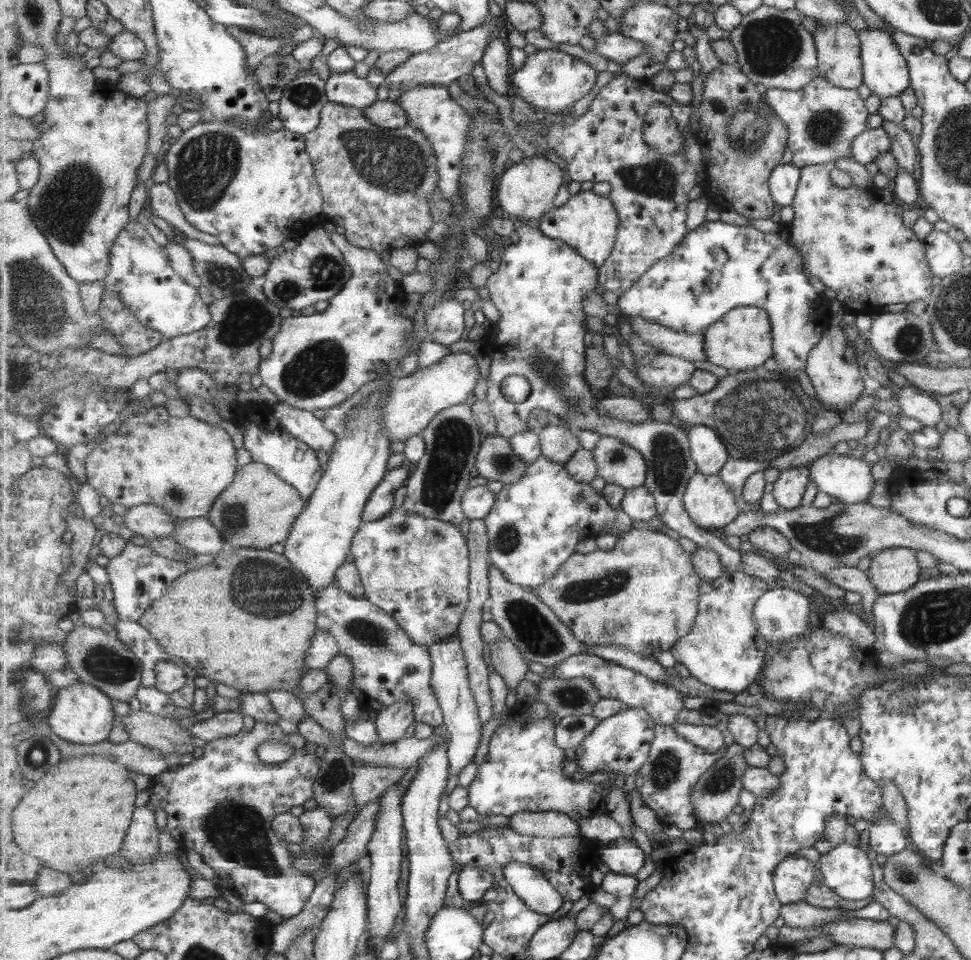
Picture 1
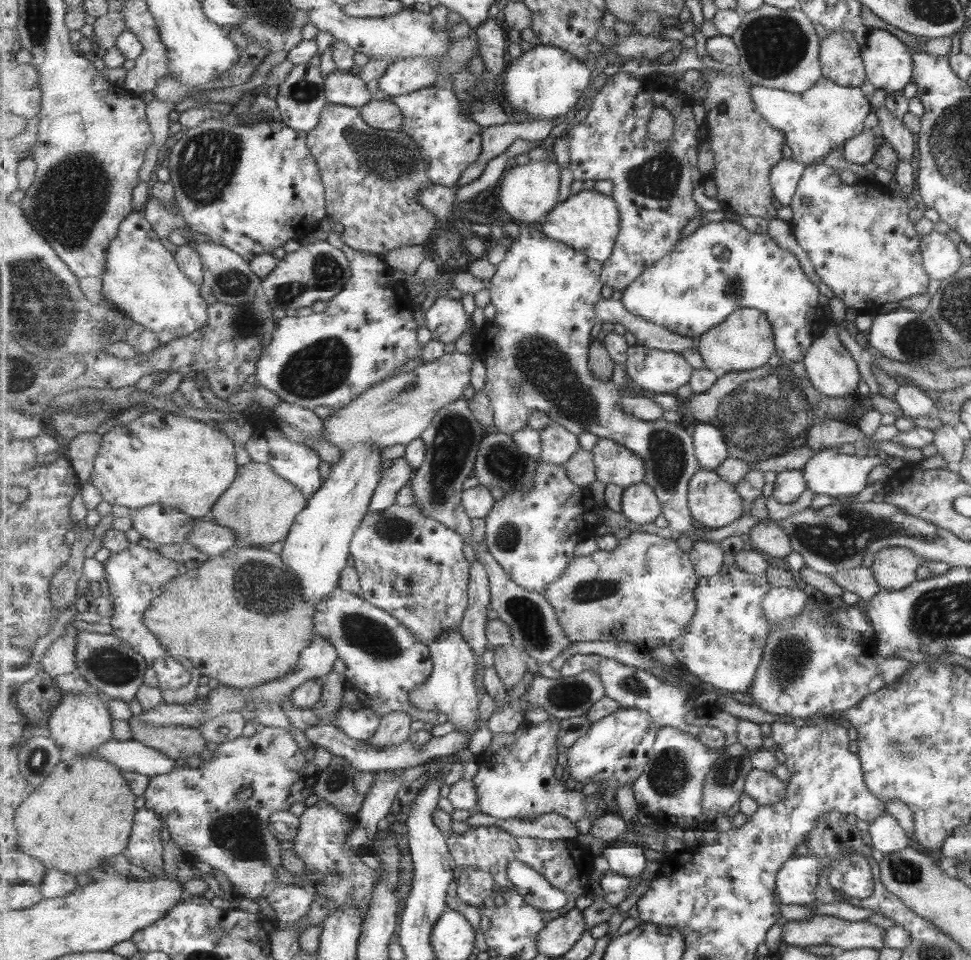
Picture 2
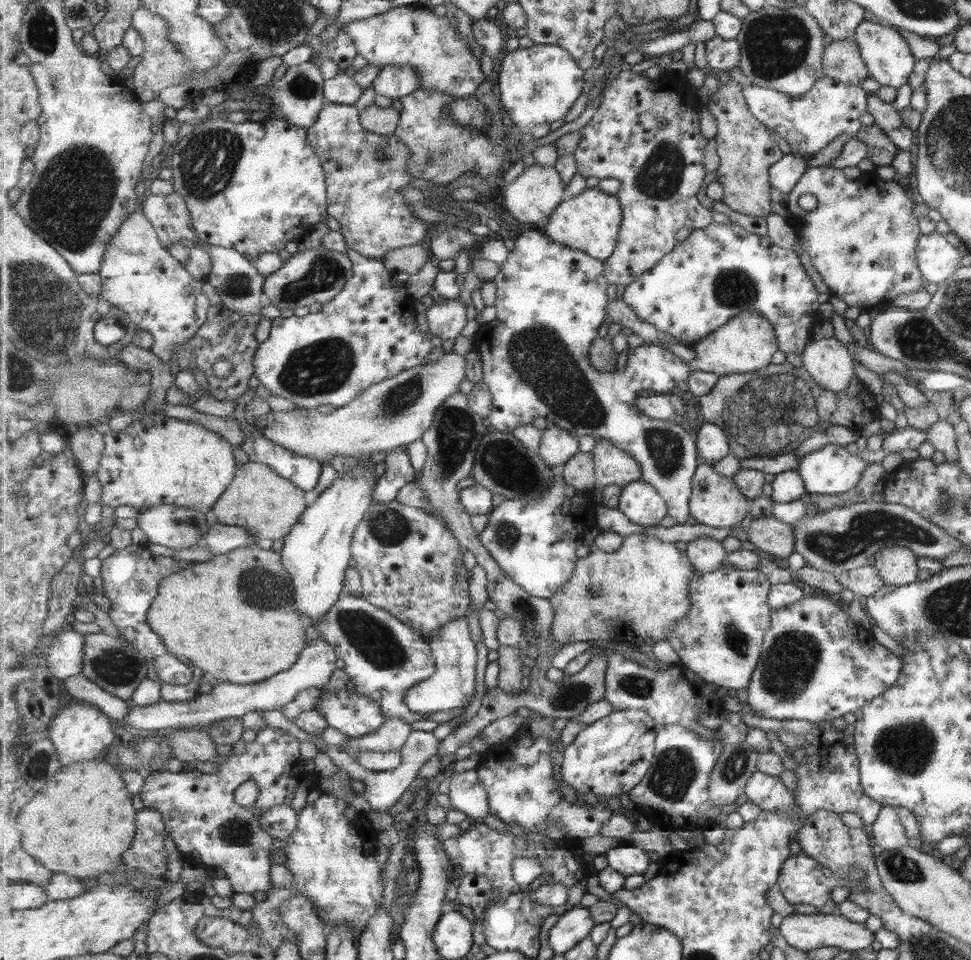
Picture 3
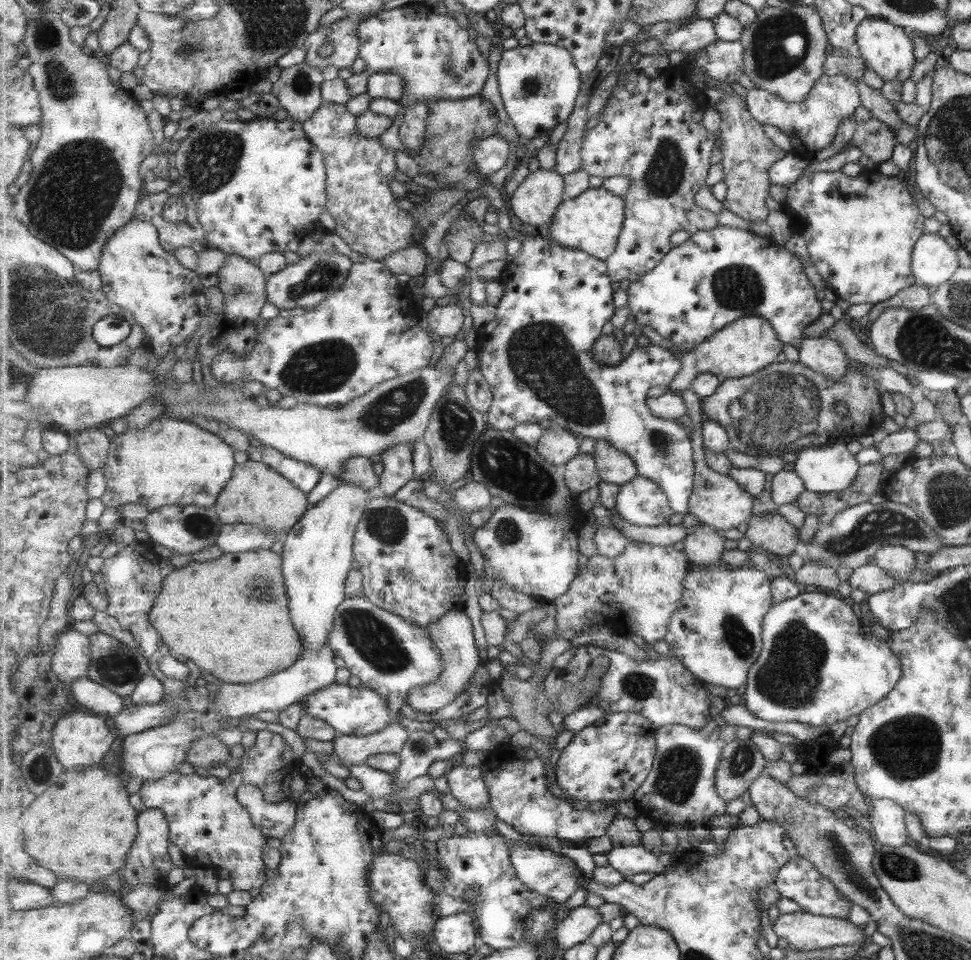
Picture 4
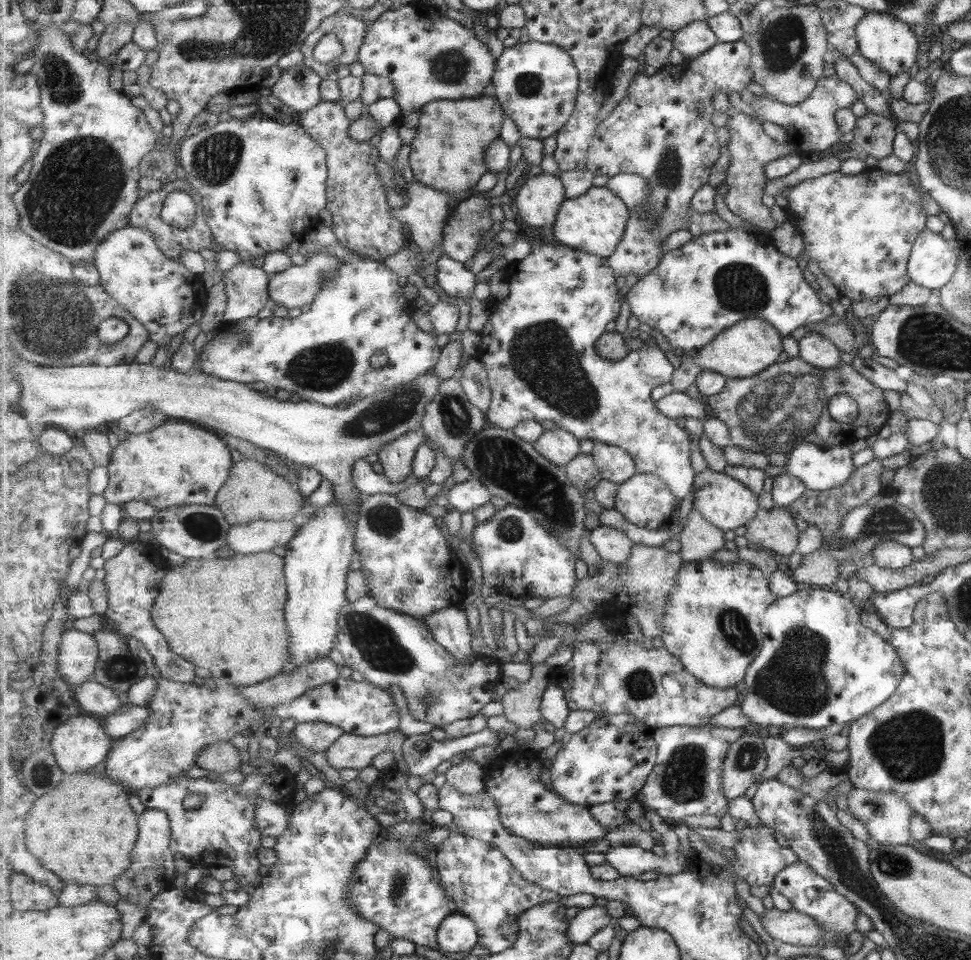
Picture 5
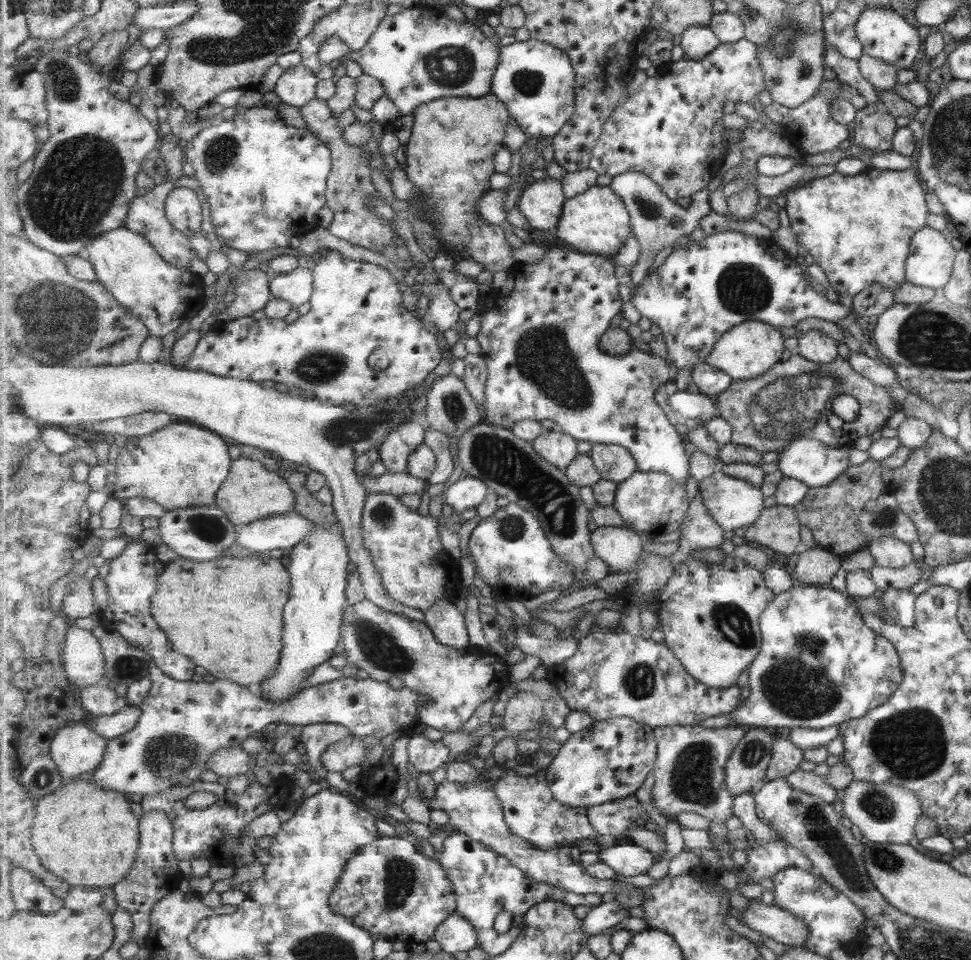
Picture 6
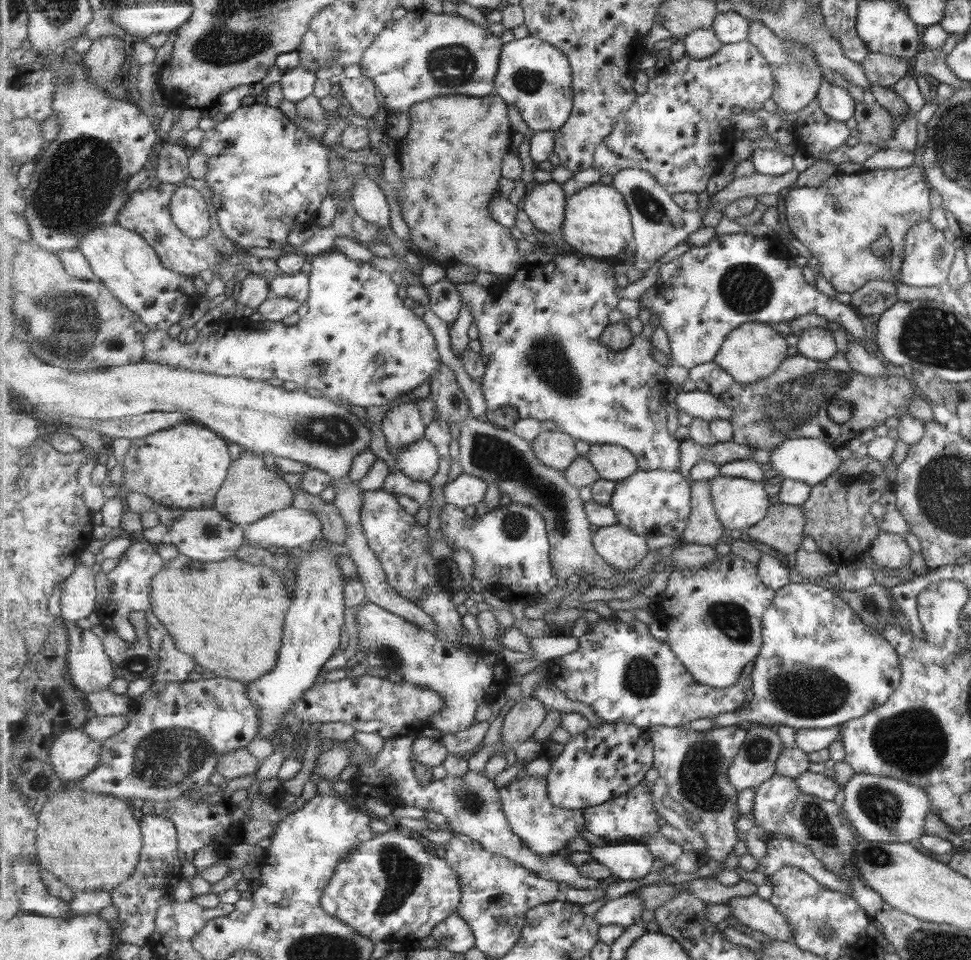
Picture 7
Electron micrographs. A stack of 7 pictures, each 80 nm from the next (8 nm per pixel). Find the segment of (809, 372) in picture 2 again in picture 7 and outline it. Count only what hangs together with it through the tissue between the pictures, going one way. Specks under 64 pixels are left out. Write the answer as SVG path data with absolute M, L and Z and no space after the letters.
M821 327L804 330L797 348L798 354L816 361L829 360L837 352L831 332Z

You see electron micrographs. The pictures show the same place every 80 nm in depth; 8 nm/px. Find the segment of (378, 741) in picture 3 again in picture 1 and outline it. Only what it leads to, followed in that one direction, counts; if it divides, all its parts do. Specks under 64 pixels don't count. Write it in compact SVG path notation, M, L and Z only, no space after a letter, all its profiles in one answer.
M398 702L391 708L380 711L376 723L380 742L399 742L407 734L409 726L417 724L414 706L410 702Z

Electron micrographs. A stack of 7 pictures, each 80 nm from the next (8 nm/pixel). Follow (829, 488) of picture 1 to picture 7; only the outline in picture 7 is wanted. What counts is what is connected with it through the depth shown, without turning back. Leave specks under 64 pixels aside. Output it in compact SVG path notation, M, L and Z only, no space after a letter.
M789 439L771 451L770 462L785 479L813 486L821 483L839 466L842 460L835 451L819 439Z

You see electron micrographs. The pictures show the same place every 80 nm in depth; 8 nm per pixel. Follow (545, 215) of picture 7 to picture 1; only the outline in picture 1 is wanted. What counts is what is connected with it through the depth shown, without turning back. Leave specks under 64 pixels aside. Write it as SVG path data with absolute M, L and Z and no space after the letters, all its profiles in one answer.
M523 157L519 163L503 172L499 179L497 194L499 205L508 217L540 221L553 208L559 186L564 185L565 172L547 158Z

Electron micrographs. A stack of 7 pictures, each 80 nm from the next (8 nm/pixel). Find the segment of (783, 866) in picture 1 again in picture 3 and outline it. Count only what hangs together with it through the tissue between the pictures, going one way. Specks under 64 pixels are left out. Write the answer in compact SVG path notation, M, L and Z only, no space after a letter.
M793 854L784 864L778 885L791 904L811 904L817 913L837 913L830 893L833 878L825 878L818 861L804 854Z

